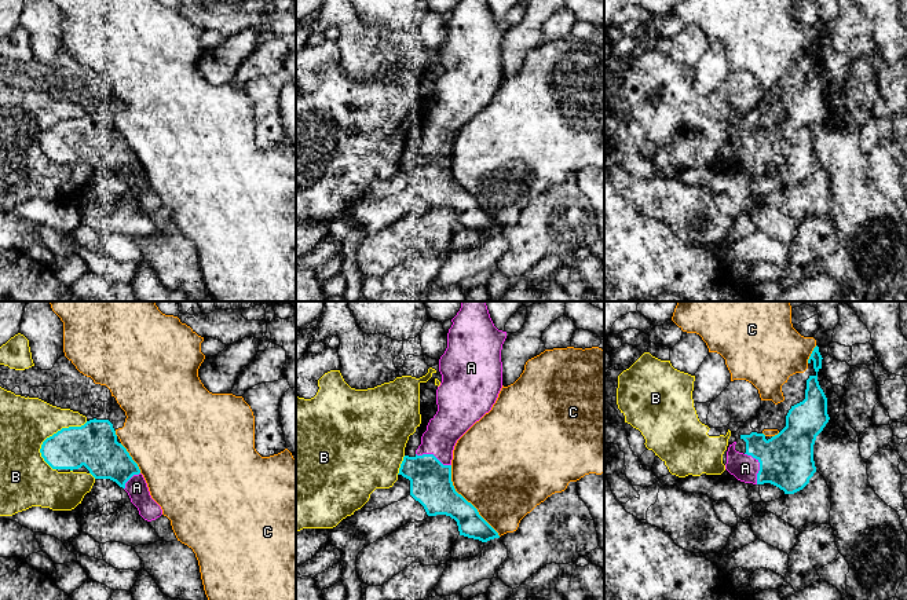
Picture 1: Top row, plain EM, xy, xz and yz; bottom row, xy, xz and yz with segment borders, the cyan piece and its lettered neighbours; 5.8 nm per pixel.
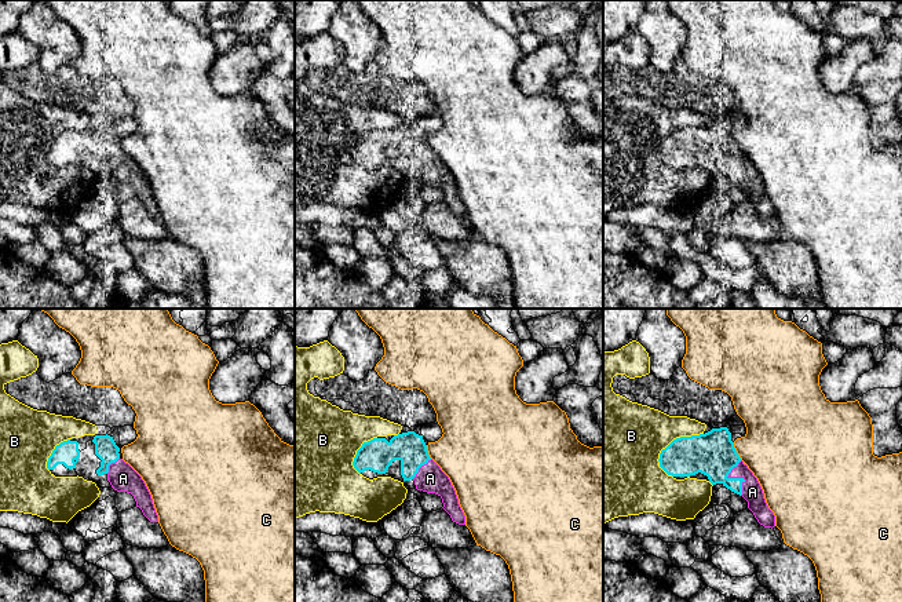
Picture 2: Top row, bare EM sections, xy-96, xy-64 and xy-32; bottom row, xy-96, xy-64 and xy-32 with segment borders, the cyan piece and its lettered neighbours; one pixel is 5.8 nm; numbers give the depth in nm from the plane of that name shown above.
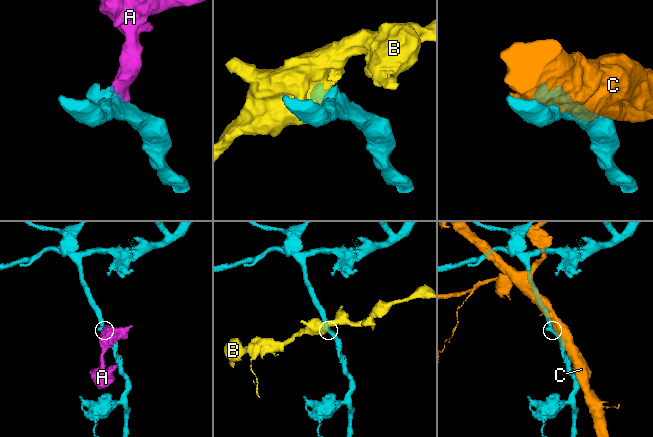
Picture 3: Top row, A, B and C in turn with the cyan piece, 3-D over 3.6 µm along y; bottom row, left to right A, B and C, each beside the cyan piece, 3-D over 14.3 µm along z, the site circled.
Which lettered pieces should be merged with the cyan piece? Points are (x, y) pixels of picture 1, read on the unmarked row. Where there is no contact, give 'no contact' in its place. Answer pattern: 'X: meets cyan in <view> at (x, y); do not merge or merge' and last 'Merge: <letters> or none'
A: meets cyan in yz at (760, 158); merge
B: meets cyan in xy at (52, 127); do not merge
C: meets cyan in xz at (465, 191); do not merge
Merge: A

